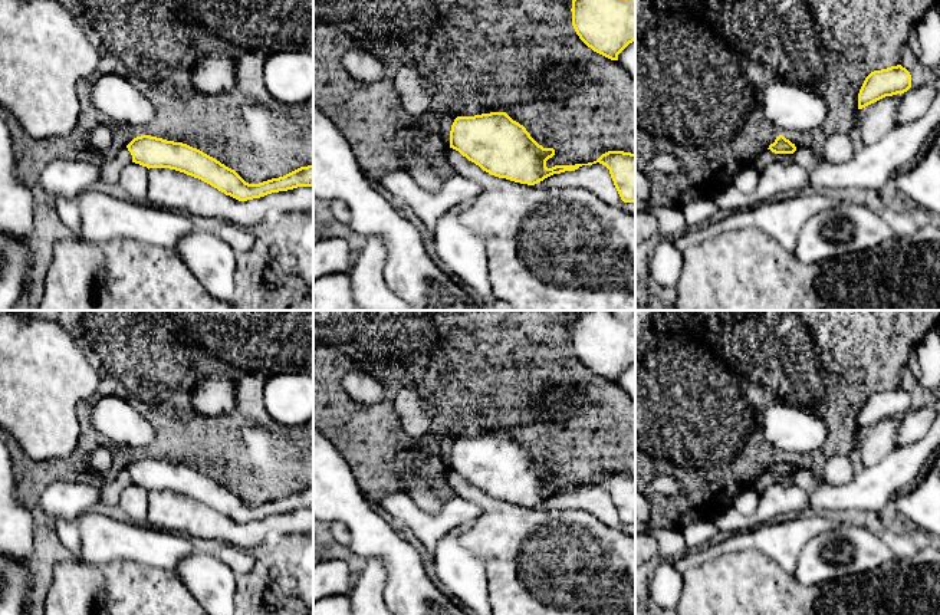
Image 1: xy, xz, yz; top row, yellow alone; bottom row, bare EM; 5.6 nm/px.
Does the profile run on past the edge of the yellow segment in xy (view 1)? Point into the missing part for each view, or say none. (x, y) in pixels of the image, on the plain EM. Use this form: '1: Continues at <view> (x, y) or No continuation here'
1: No continuation here

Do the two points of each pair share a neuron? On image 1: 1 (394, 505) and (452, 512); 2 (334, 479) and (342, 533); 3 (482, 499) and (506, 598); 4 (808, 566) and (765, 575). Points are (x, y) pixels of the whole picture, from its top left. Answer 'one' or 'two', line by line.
1: one
2: two
3: one
4: two

